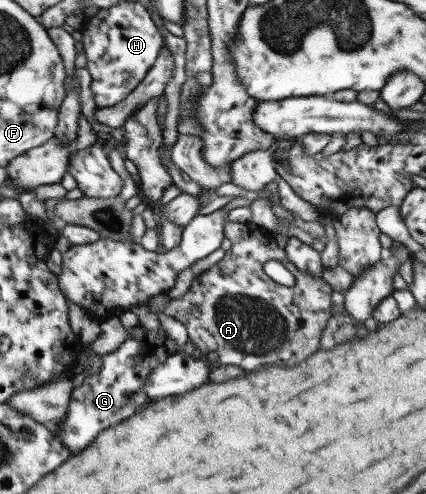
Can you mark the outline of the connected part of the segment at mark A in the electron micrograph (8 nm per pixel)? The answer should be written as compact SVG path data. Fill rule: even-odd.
M226 221L223 233L232 242L223 259L212 265L209 270L202 270L198 276L191 278L189 290L179 299L171 299L163 313L186 327L189 340L200 349L202 355L216 353L220 366L234 365L252 371L264 363L288 363L292 367L304 361L308 355L320 348L322 332L333 316L330 311L332 286L321 276L310 276L308 272L302 272L290 263L286 259L285 251L276 244L273 232L262 231L252 221L245 224ZM270 259L281 261L292 273L295 278L293 287L278 284L265 275L262 265ZM192 307L200 310L200 317L192 315Z

